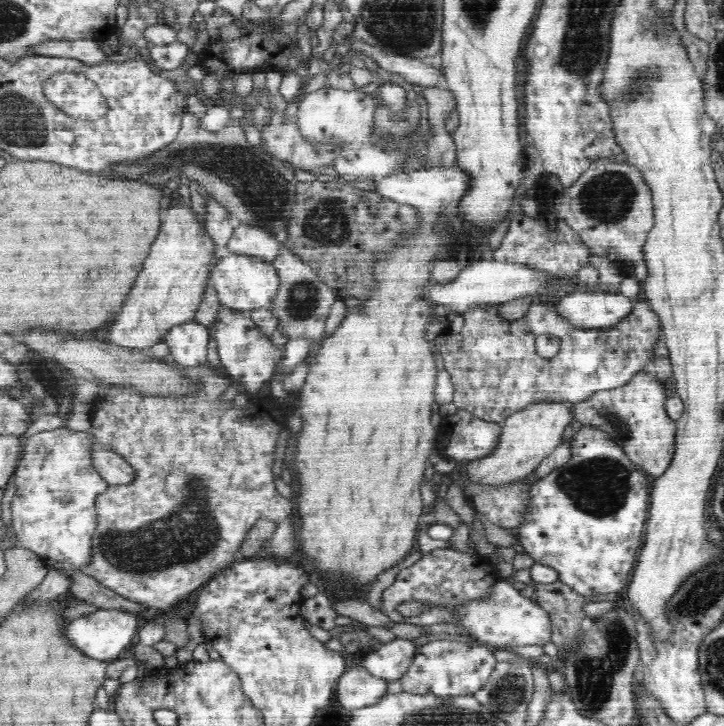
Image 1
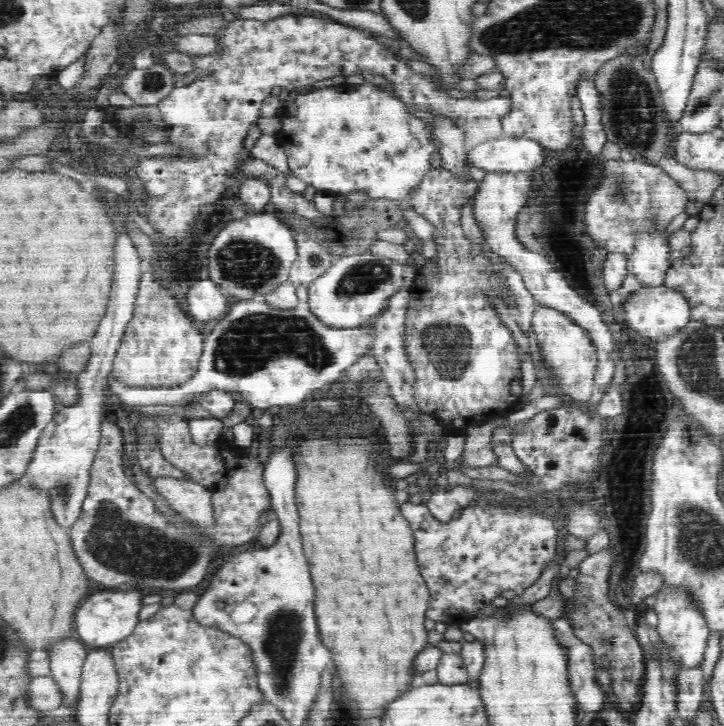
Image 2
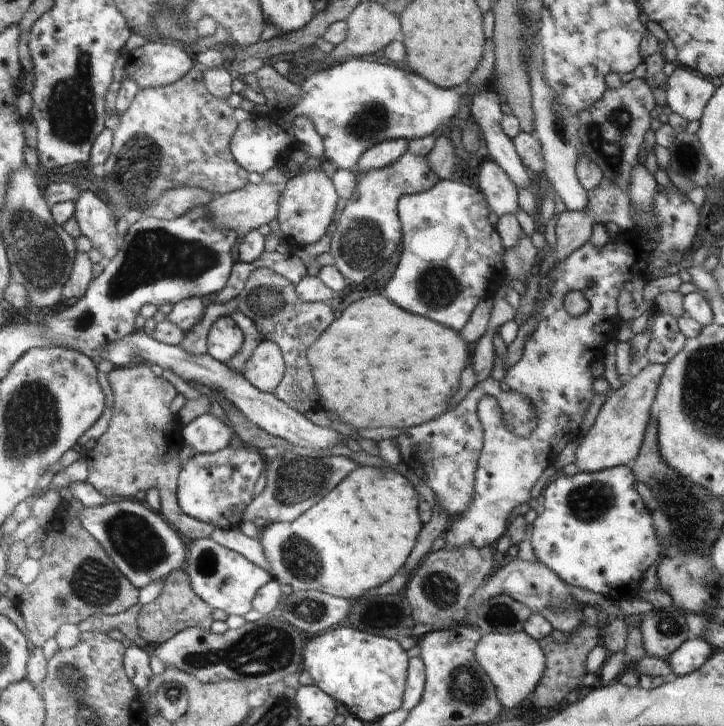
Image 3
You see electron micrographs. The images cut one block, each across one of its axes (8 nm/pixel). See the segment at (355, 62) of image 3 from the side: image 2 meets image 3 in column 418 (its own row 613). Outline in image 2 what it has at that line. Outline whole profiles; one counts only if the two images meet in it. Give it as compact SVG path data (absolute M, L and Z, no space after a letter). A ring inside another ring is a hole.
M138 590L132 592L98 592L90 596L84 604L75 610L74 624L80 640L90 647L98 649L110 648L114 643L124 640L134 632L139 623L138 612L144 606L142 594Z

